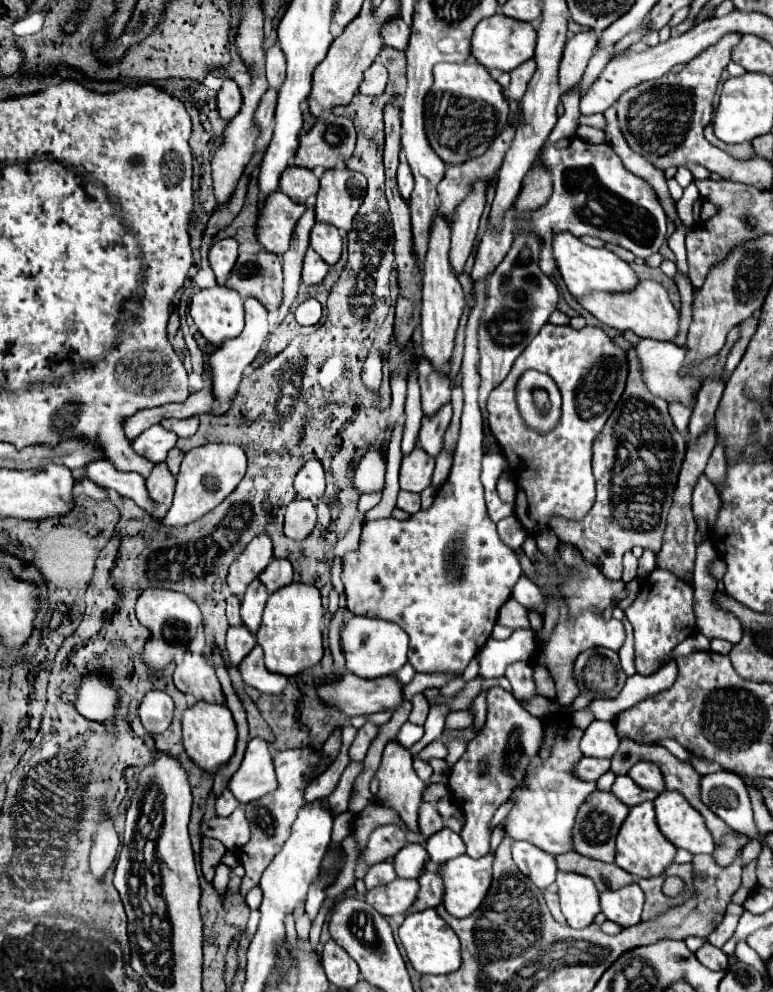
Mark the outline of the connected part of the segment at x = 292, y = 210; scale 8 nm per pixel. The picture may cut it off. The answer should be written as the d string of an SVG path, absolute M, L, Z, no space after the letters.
M281 191L271 193L259 209L255 235L257 241L275 255L283 255L289 247L295 223L305 213L305 205L293 203Z

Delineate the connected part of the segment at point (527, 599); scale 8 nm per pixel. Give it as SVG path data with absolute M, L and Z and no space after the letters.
M521 577L513 589L513 597L523 605L523 607L531 607L541 603L541 591L535 583L531 583L527 577Z

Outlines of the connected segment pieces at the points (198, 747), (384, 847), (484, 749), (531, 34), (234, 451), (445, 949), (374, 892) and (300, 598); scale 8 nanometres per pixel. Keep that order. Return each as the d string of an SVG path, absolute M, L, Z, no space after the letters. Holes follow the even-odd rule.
M197 701L193 707L185 709L181 725L183 725L185 751L201 769L217 771L221 765L225 765L233 757L237 729L235 729L235 721L231 717L231 711L225 705Z
M389 823L377 827L365 845L362 858L355 867L355 880L363 879L370 867L375 863L383 863L391 859L405 845L405 831L397 823Z
M493 687L487 693L487 723L485 729L467 745L463 757L455 763L451 775L449 775L449 789L453 793L453 799L457 801L459 809L465 813L467 823L460 832L461 839L467 845L467 855L477 859L489 853L489 841L491 841L491 831L489 831L489 821L493 813L503 805L509 795L513 793L513 787L517 787L523 777L525 769L531 761L531 757L537 755L539 743L541 743L541 719L529 715L517 699L507 693L501 687ZM487 759L489 761L489 773L481 775L479 773L479 761Z
M497 13L493 17L483 19L471 37L471 55L485 67L485 69L501 69L505 73L513 71L521 63L533 59L535 53L535 41L537 33L531 27L531 23L521 23L517 19L505 17L503 13Z
M213 443L213 445L203 445L197 449L191 449L183 457L173 505L171 505L169 513L165 515L163 523L171 525L171 527L181 527L181 525L189 525L189 523L201 519L205 513L215 509L239 485L239 481L245 475L245 469L247 469L247 457L239 445Z
M425 909L419 913L411 913L405 917L403 925L399 927L399 939L405 947L409 963L417 973L429 975L443 975L453 973L461 965L461 945L453 929L435 913L435 909Z
M395 879L387 885L379 885L367 891L365 901L377 909L383 917L407 913L419 893L419 883L415 879Z
M291 583L277 593L271 593L263 611L263 621L259 631L255 633L257 643L265 651L265 667L271 673L279 673L285 677L293 677L299 671L313 667L323 657L323 607L321 593L313 585Z

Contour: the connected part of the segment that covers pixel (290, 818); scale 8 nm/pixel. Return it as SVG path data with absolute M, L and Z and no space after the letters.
M309 747L279 751L273 757L273 767L275 767L275 775L277 775L277 789L265 797L259 797L257 801L251 801L245 805L245 815L247 815L249 825L251 825L251 839L247 845L243 845L239 849L239 861L245 867L241 895L245 895L251 887L259 885L259 879L261 879L265 867L271 863L271 859L281 851L283 843L287 841L291 825L297 817L297 811L301 809L301 805L305 805L303 791L309 783L309 779L305 779L305 775L311 775L315 771L317 761L319 761L319 753L309 749Z

